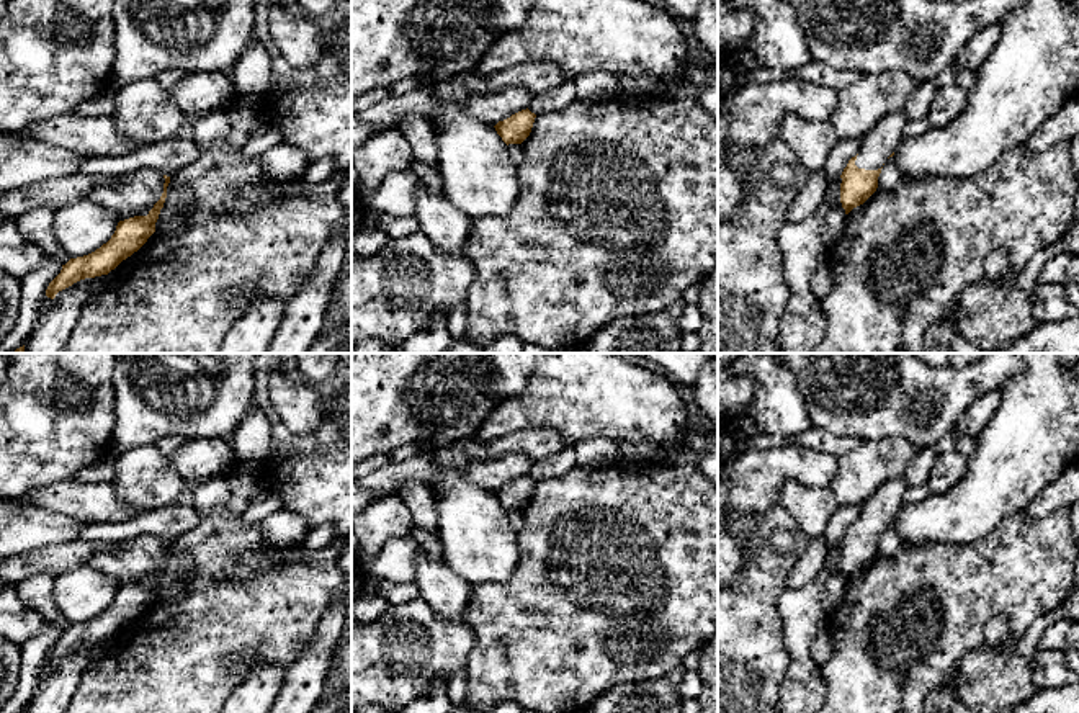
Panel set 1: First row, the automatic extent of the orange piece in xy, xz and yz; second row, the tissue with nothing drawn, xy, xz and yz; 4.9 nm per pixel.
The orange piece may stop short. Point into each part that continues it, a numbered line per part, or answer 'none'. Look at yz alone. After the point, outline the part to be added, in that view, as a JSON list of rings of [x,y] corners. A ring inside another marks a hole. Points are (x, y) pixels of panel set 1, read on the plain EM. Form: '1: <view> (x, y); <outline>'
1: yz (882, 507); [[[898,478],[876,489],[876,492],[863,505],[855,531],[865,536],[881,535],[902,507],[907,487],[909,484],[906,479]]]

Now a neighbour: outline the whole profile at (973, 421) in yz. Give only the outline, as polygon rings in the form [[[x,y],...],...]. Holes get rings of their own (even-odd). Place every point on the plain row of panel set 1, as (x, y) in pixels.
[[[989,391],[979,396],[956,422],[956,432],[979,437],[984,427],[989,424],[1001,404],[999,391]]]

